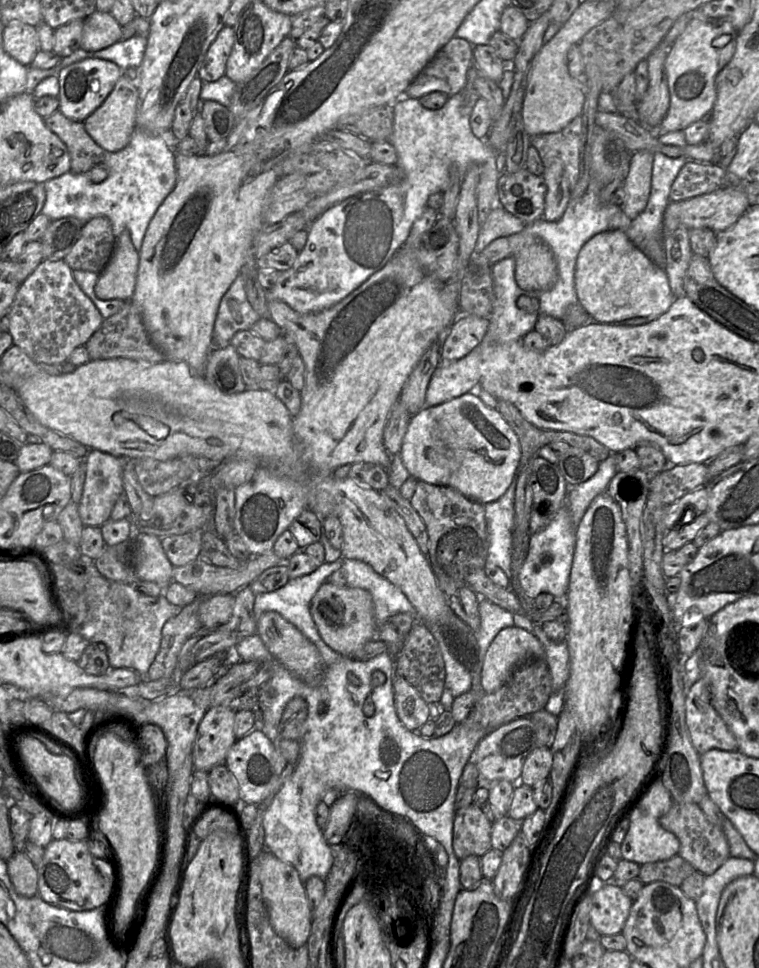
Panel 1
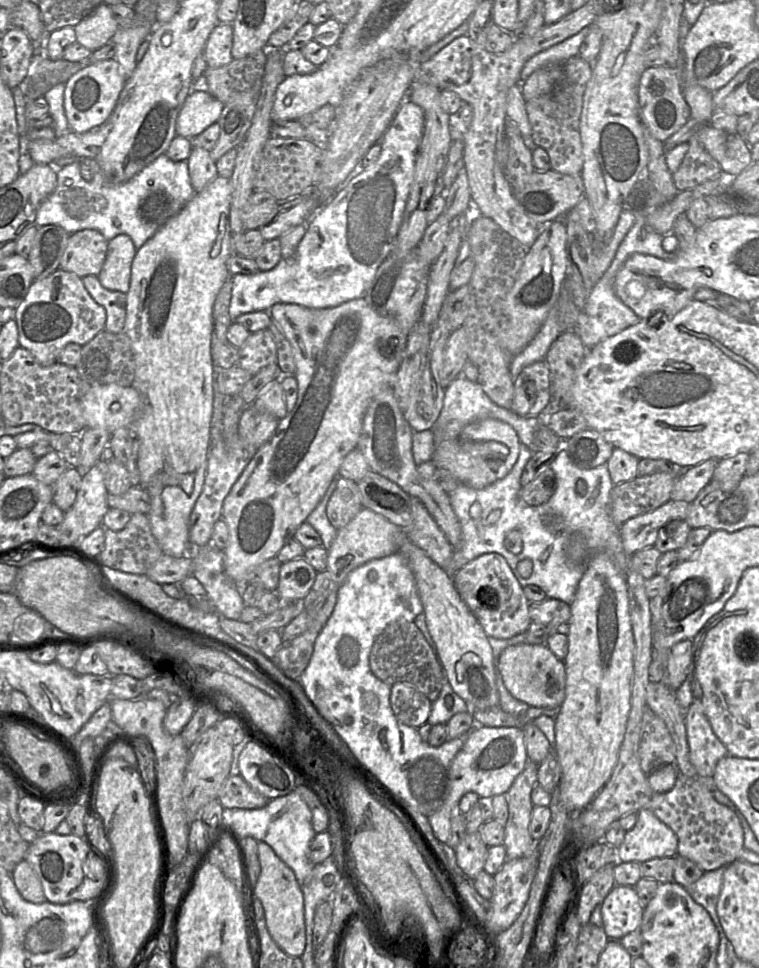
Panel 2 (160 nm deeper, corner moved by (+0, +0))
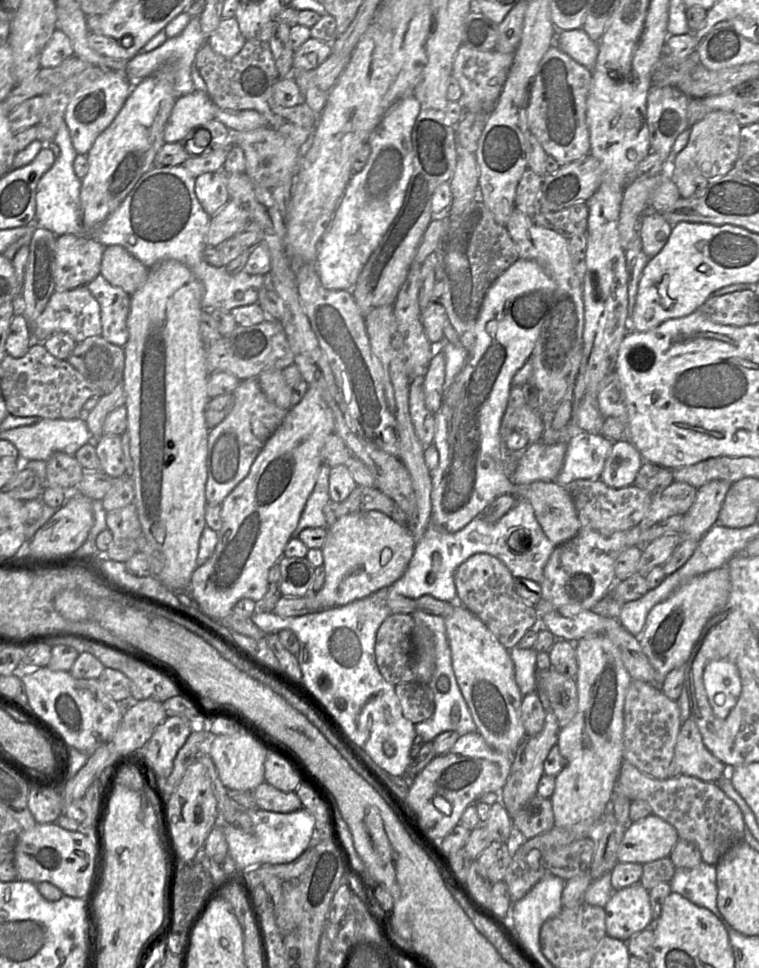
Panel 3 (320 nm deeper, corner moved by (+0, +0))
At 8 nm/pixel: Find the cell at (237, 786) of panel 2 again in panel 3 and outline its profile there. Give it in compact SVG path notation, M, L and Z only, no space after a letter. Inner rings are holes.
M266 782L251 792L260 810L290 813L303 808L295 792L282 792Z

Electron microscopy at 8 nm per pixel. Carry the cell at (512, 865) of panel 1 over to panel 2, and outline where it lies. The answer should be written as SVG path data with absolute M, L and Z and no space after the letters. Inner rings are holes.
M527 761L521 773L515 778L511 787L506 792L506 800L508 803L508 819L504 826L504 840L502 845L505 847L507 860L521 858L529 854L535 848L535 842L529 834L529 823L533 810L531 802L531 791L537 785L538 764Z

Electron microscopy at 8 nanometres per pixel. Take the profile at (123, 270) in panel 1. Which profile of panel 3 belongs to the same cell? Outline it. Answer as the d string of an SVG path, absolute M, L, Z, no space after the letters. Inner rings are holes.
M120 245L104 248L100 274L132 295L147 280L149 269Z

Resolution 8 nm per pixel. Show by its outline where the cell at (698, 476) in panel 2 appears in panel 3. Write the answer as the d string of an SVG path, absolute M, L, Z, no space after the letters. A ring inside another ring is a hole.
M673 481L663 491L653 494L649 509L638 524L642 531L672 515L684 515L692 506L697 489L685 482Z

